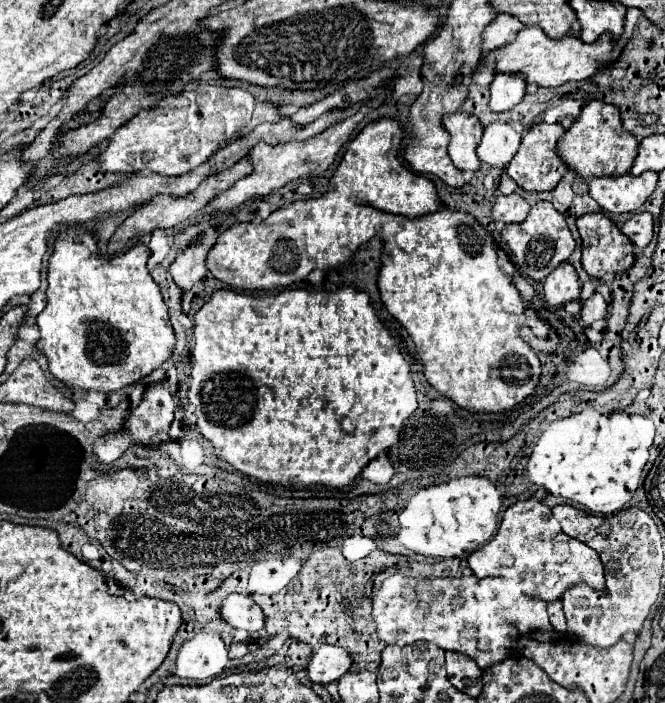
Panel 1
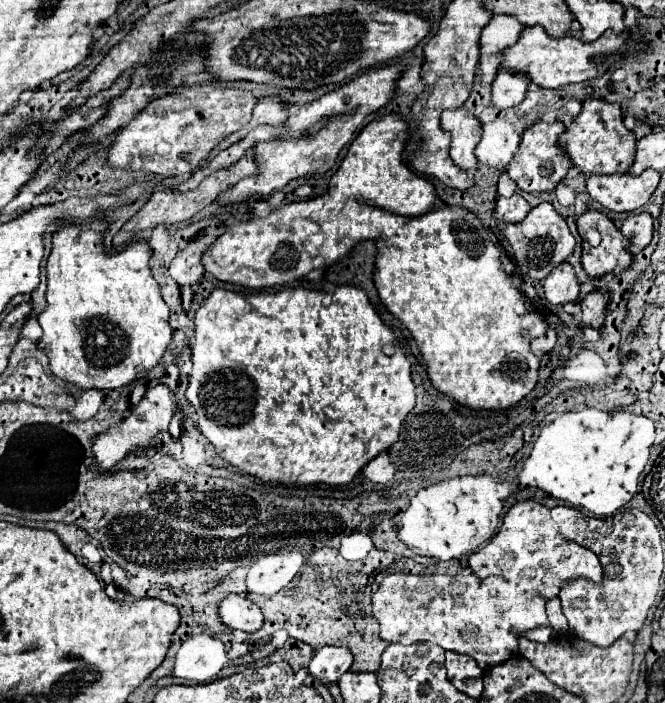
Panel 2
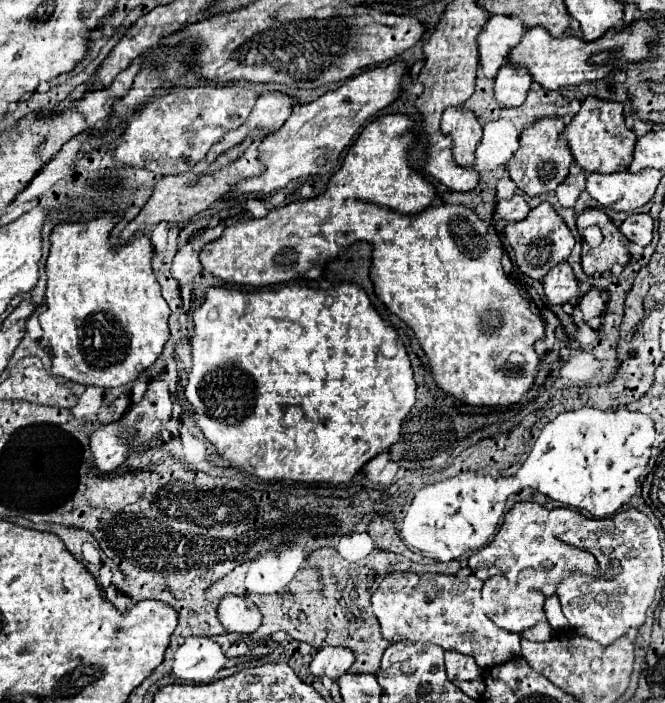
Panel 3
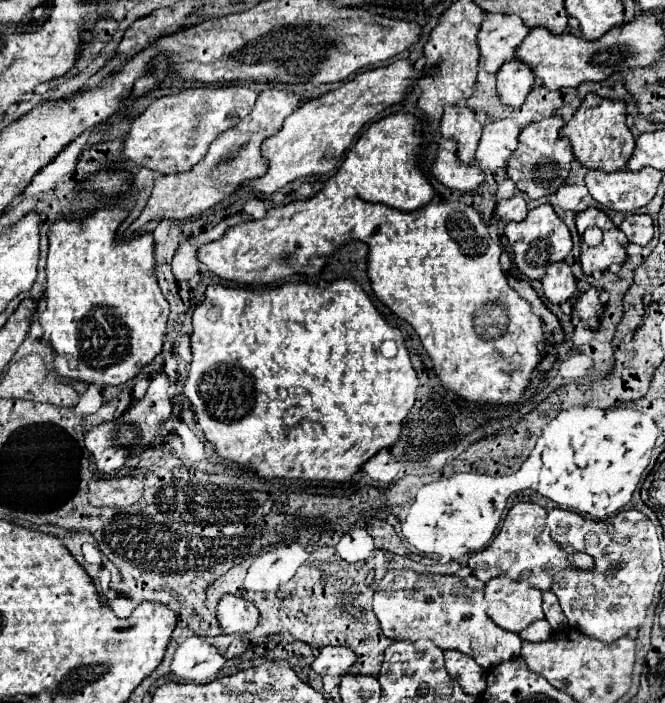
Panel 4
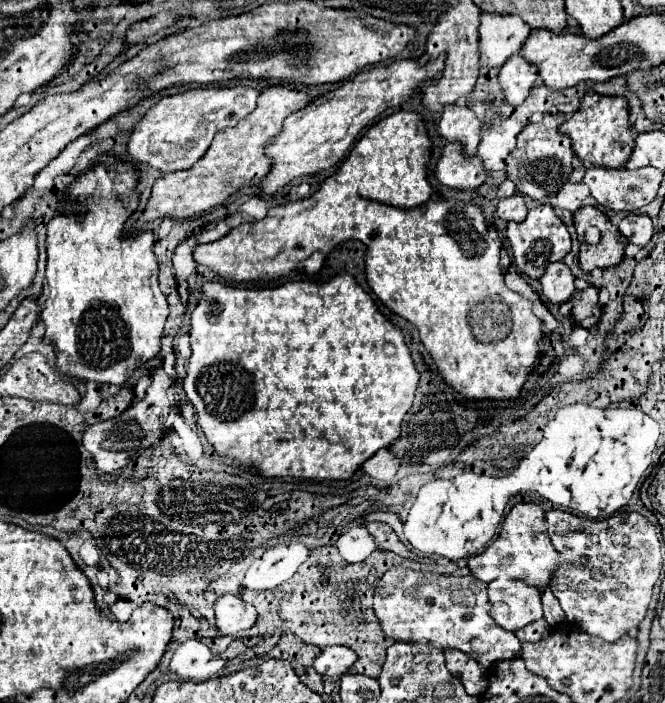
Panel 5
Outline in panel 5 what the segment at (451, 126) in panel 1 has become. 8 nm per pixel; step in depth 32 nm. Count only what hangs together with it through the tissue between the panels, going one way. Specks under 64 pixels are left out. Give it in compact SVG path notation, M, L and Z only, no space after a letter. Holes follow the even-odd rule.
M458 104L444 106L442 118L438 122L438 132L446 140L460 142L462 154L466 158L472 158L476 154L480 142L480 130L482 130L482 122L468 106L458 106Z

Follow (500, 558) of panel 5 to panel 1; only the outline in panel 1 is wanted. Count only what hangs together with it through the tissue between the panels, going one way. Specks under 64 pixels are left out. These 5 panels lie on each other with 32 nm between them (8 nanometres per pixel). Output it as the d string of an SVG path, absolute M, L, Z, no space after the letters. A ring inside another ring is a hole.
M536 498L512 504L504 514L496 536L474 550L468 558L468 566L478 578L486 576L504 576L504 574L520 574L510 578L524 578L522 574L532 572L532 598L552 604L562 598L562 594L576 586L588 584L596 592L606 592L604 566L600 562L598 552L594 552L586 542L580 542L572 536L566 536L552 516L552 510Z

